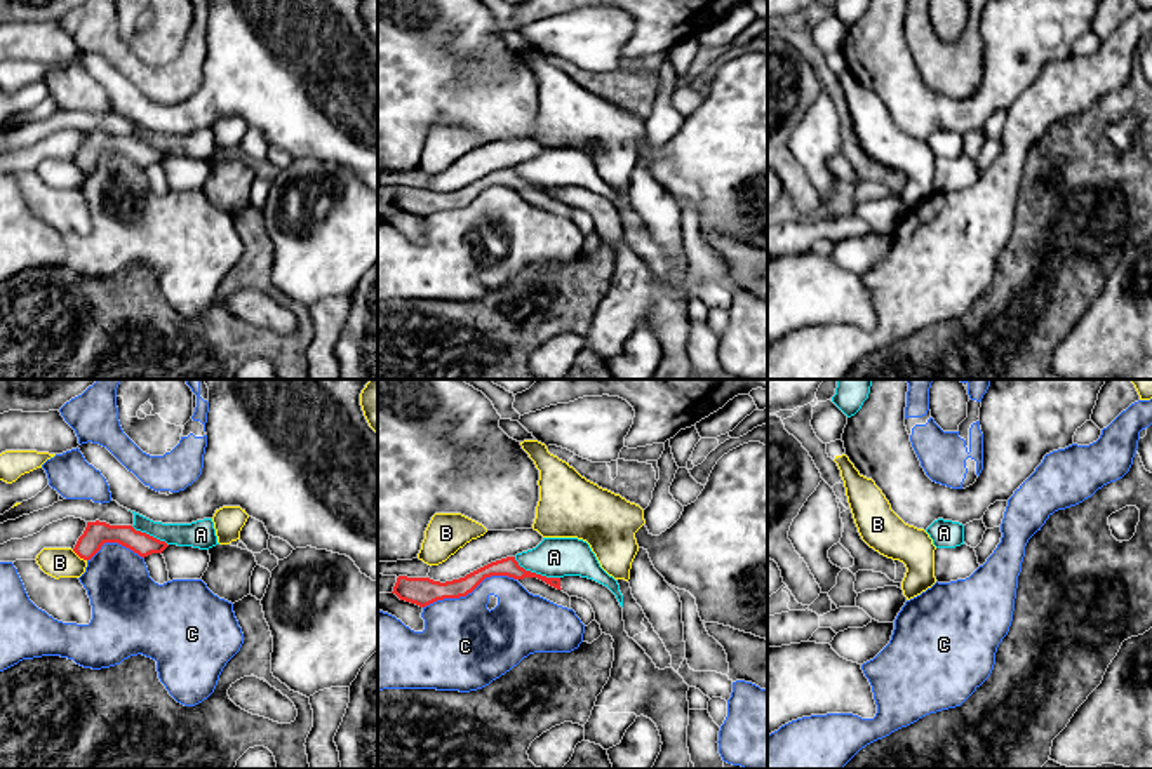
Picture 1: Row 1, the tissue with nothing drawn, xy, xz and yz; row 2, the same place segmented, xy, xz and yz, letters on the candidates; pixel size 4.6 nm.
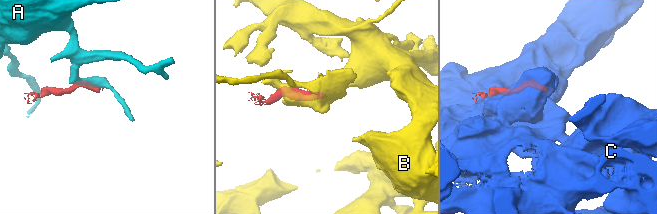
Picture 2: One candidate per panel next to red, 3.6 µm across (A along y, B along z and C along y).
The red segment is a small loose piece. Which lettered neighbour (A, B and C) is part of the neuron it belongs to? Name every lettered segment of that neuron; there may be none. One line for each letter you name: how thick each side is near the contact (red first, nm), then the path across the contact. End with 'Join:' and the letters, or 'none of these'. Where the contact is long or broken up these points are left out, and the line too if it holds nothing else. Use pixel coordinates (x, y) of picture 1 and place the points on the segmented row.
Join: none of these

